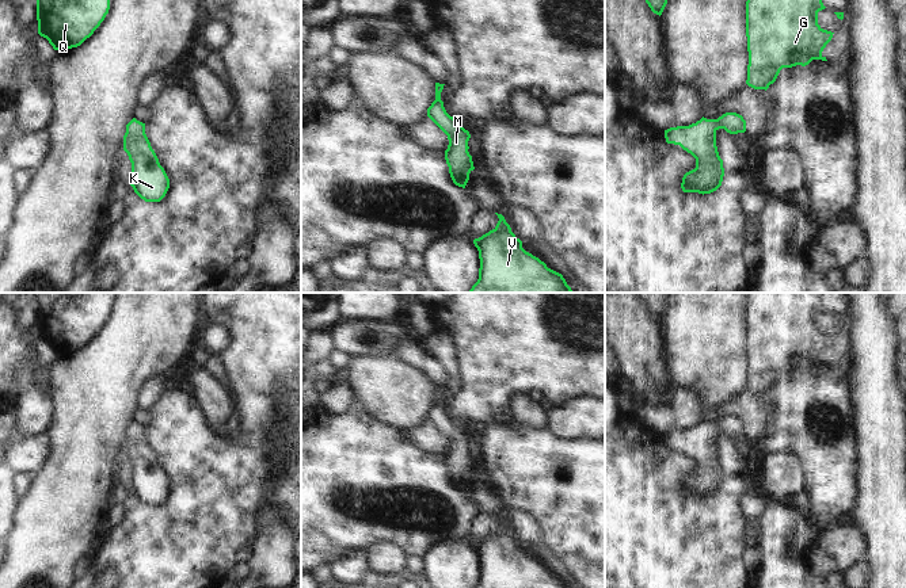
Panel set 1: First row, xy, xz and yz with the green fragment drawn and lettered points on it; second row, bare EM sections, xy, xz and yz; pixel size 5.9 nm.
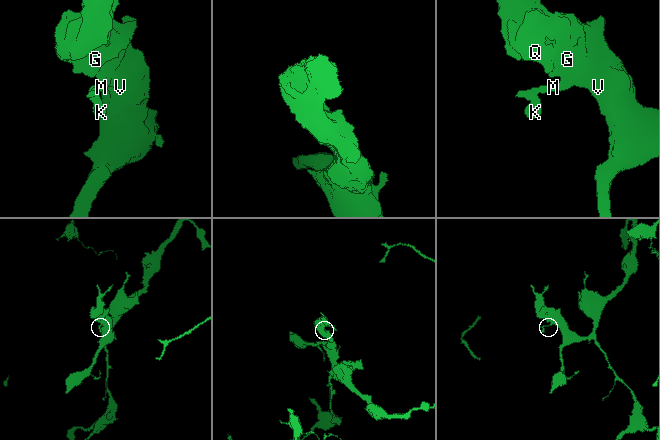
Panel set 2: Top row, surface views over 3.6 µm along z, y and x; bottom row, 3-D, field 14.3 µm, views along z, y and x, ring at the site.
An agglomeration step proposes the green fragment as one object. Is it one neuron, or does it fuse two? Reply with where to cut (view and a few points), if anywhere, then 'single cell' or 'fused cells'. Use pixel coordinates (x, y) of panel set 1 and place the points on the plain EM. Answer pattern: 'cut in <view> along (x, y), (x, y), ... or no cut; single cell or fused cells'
no cut; single cell

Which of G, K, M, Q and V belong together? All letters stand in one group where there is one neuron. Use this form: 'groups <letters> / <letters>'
groups G K M Q V

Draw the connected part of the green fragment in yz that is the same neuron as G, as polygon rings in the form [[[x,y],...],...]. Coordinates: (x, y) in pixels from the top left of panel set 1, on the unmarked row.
[[[747,293],[746,305],[746,340],[747,340],[747,383],[746,387],[754,393],[768,393],[783,371],[796,369],[806,370],[812,363],[827,364],[822,359],[823,352],[831,344],[831,335],[818,328],[818,316],[826,310],[822,306],[823,293]]]

